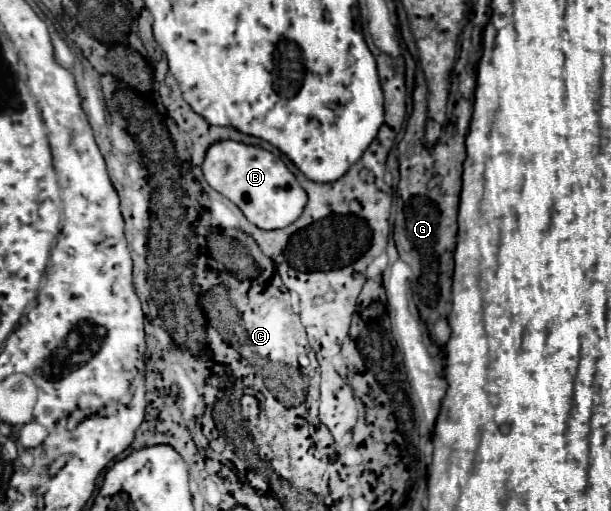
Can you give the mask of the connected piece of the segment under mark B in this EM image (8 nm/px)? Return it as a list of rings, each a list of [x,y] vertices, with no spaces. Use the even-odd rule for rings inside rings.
[[[218,141],[206,151],[202,169],[210,187],[238,205],[246,219],[260,229],[272,231],[288,227],[298,219],[298,215],[302,215],[306,207],[306,191],[302,191],[300,183],[284,165],[284,161],[270,151],[236,141]]]

